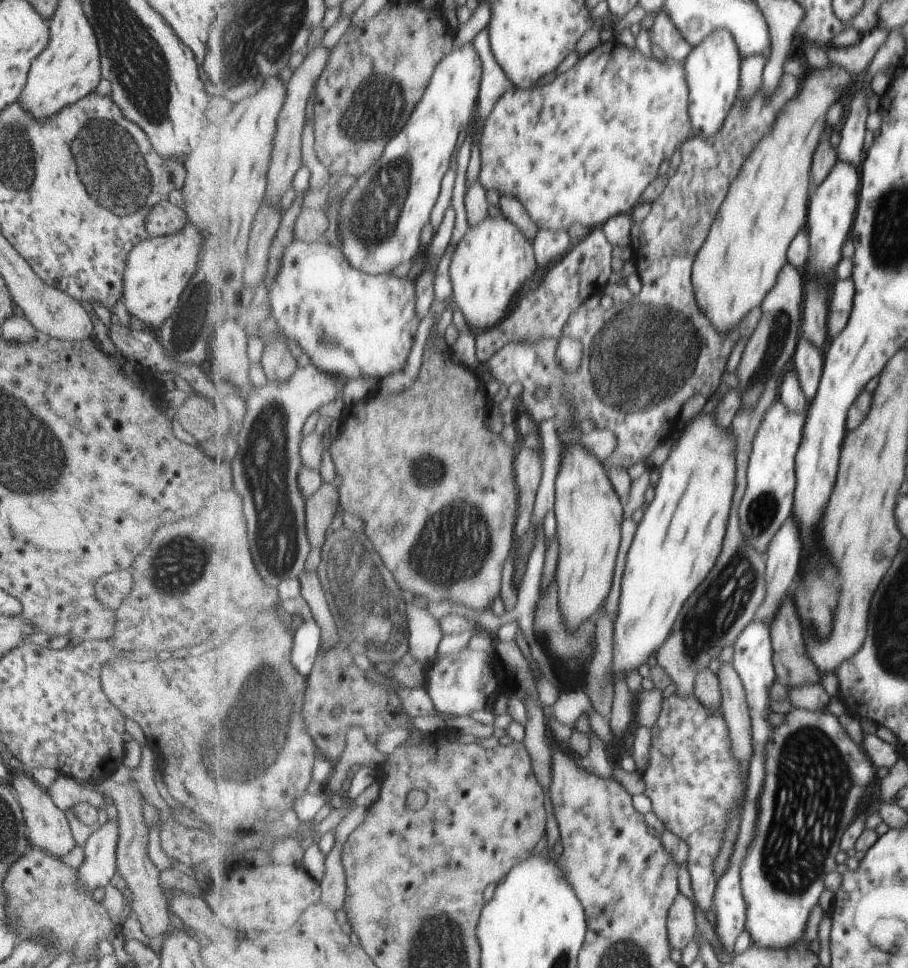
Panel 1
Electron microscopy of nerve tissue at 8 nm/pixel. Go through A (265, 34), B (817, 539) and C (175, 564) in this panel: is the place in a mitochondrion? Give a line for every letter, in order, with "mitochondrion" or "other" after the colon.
A: mitochondrion
B: other
C: mitochondrion

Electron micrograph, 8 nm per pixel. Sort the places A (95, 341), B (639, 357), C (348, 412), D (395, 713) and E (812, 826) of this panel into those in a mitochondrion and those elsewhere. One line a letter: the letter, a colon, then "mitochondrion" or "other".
A: other
B: mitochondrion
C: other
D: other
E: mitochondrion

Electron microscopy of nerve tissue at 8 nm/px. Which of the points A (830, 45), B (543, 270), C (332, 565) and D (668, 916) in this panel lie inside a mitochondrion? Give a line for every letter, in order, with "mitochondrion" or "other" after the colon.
A: other
B: other
C: mitochondrion
D: other

